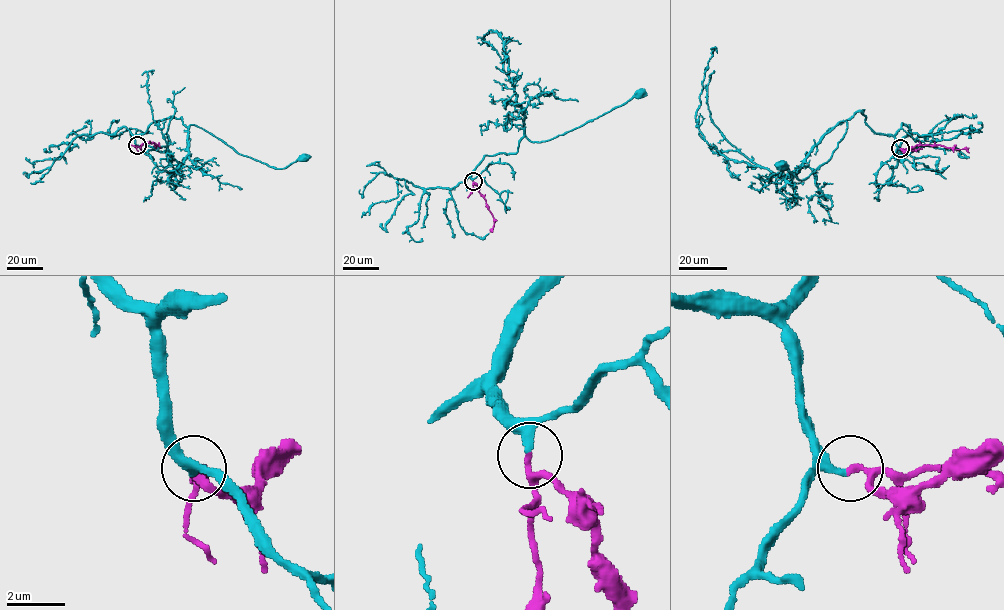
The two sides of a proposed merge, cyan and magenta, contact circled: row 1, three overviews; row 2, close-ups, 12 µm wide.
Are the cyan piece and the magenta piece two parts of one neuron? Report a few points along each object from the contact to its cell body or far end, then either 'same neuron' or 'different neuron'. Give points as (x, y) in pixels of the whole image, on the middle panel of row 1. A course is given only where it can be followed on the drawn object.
cyan via (472, 181), (472, 170), (485, 155), (515, 153), (524, 136), (530, 141), (540, 142), (563, 135), (639, 94) | magenta via (472, 181), (493, 216), (492, 232) | same neuron

